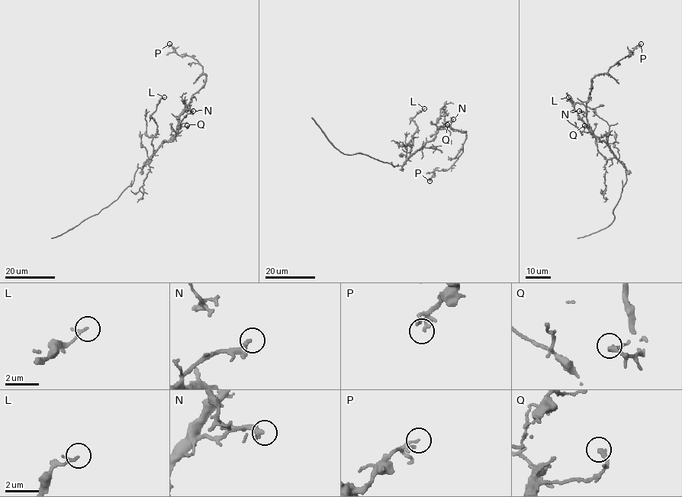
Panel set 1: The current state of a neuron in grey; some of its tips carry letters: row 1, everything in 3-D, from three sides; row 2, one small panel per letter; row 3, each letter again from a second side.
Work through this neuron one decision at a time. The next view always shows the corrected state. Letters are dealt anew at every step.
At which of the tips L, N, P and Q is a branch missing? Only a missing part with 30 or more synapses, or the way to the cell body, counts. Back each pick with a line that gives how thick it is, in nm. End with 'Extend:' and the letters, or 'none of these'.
Extend: none of these

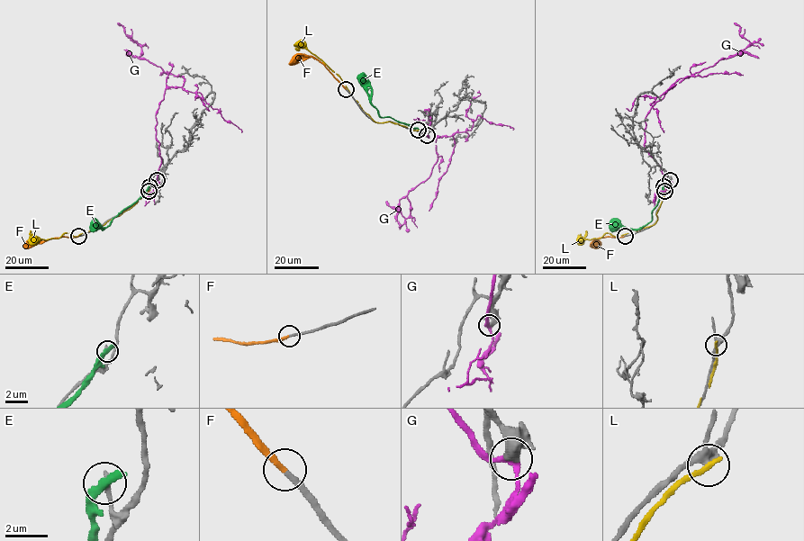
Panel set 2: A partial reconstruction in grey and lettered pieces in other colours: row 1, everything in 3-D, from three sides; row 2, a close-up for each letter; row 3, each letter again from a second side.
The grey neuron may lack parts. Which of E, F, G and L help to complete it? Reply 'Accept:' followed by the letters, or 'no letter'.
Accept: F, G

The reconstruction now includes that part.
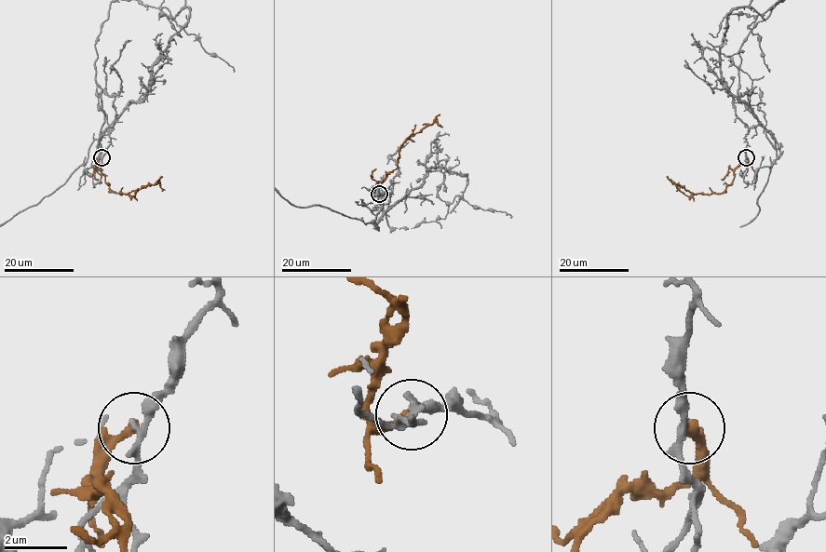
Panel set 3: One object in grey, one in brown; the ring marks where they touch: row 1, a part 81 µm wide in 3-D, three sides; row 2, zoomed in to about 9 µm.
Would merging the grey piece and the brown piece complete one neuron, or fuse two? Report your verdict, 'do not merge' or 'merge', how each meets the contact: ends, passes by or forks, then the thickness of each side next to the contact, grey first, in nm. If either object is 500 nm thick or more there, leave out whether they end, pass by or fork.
do not merge; grey passes by; brown ends; calibres 200 and 320 nm

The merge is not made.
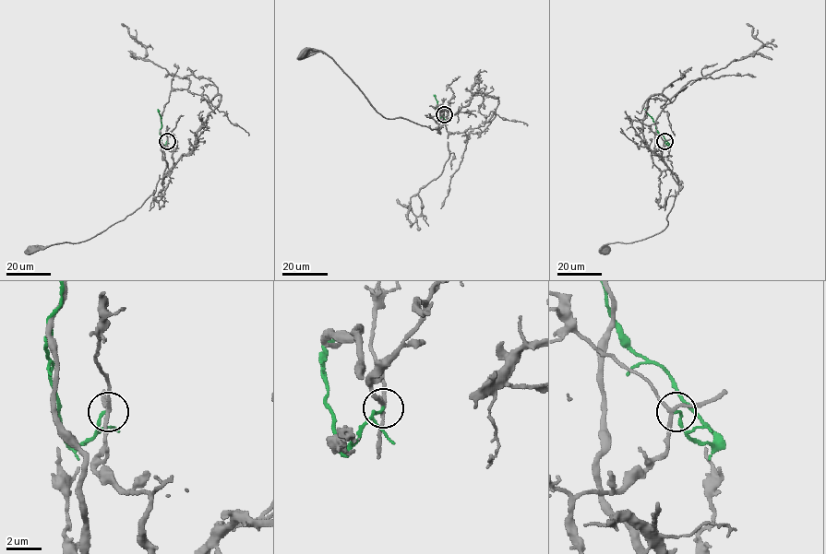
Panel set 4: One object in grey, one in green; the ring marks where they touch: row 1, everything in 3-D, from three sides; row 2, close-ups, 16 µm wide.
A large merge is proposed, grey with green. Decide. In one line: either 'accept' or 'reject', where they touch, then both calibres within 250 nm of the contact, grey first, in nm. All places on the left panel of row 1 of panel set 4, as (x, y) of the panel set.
reject | (167, 141) | 190/160 nm

